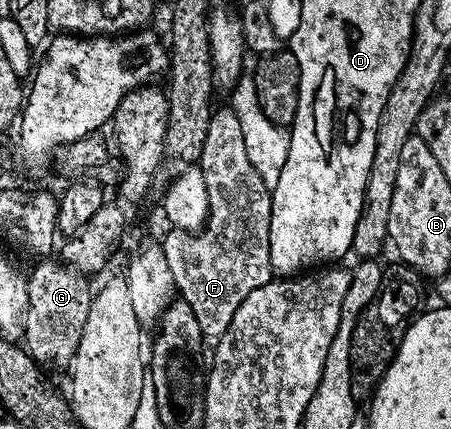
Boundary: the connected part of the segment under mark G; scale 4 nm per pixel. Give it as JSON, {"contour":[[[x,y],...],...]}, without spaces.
{"contour":[[[44,258],[31,273],[27,273],[28,309],[24,315],[23,347],[37,364],[67,369],[82,338],[86,314],[92,305],[94,288],[88,285],[89,277],[83,272],[61,262]]]}

